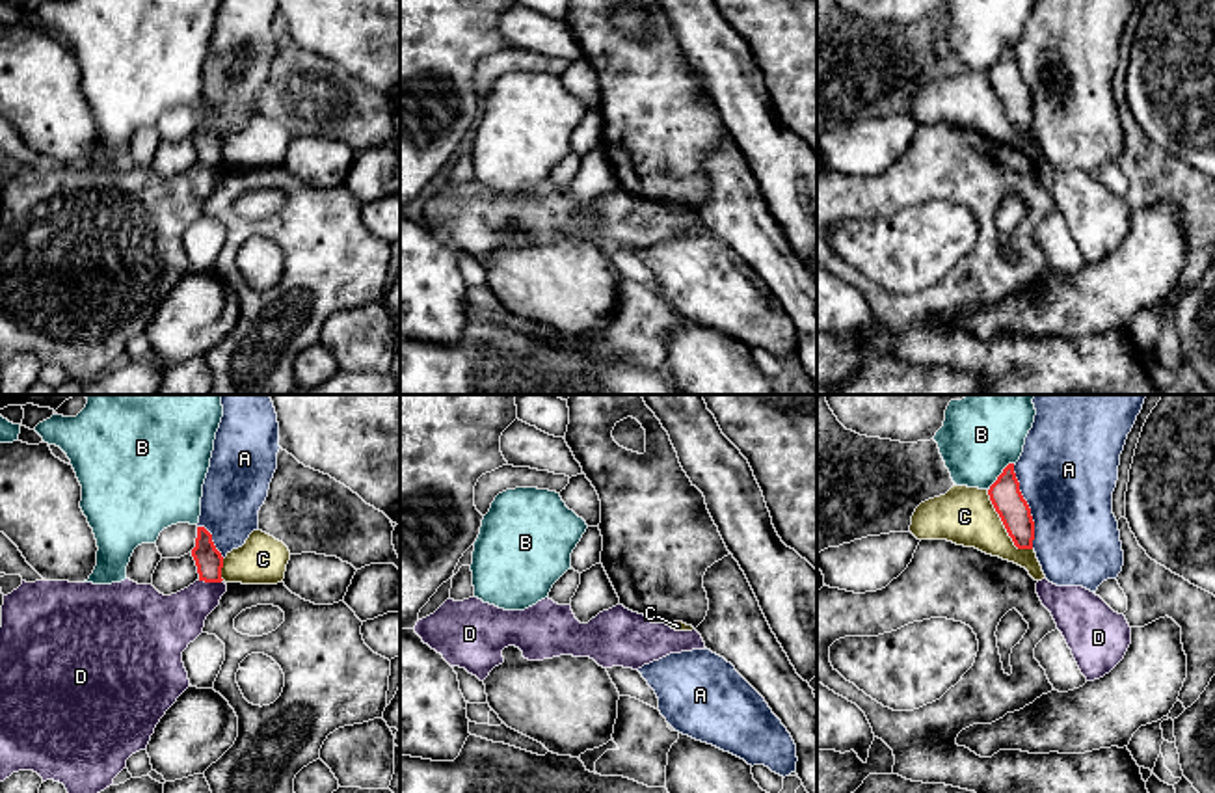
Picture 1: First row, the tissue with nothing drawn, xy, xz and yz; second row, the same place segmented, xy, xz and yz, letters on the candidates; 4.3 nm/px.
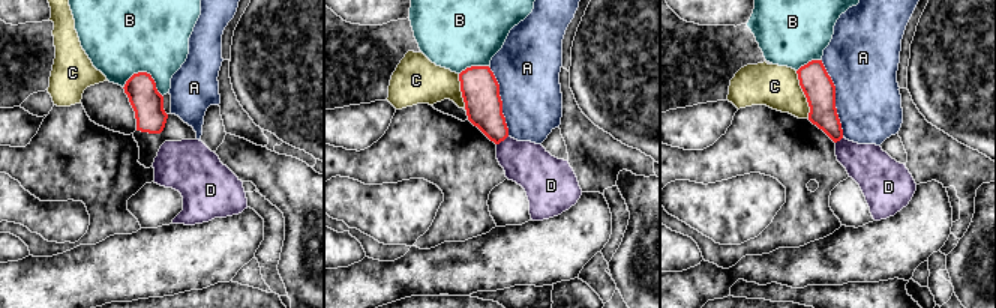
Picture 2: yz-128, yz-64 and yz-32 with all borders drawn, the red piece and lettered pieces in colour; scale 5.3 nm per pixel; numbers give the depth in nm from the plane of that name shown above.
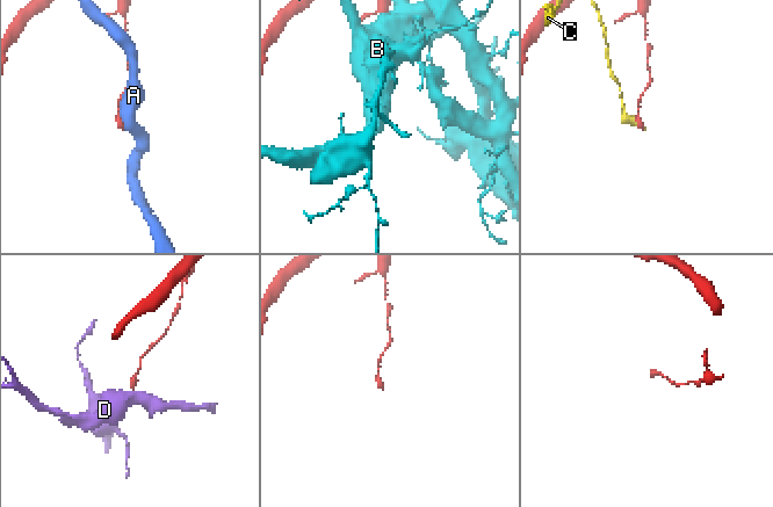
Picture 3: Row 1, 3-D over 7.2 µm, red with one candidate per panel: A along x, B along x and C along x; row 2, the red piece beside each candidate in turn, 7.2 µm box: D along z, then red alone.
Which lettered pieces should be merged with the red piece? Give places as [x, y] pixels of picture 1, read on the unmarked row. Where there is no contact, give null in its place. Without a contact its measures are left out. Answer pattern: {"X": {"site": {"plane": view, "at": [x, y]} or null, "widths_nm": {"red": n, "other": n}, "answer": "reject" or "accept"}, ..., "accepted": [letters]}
{"A": {"site": {"plane": "yz", "at": [1028, 90]}, "widths_nm": {"red": 140, "other": 420}, "answer": "reject"}, "B": {"site": {"plane": "yz", "at": [1000, 58]}, "widths_nm": {"red": 140, "other": 280}, "answer": "reject"}, "C": {"site": {"plane": "yz", "at": [1003, 107]}, "widths_nm": {"red": 140, "other": 260}, "answer": "reject"}, "D": {"site": {"plane": "xy", "at": [211, 164]}, "widths_nm": {"red": 120, "other": 240}, "answer": "reject"}, "accepted": []}

